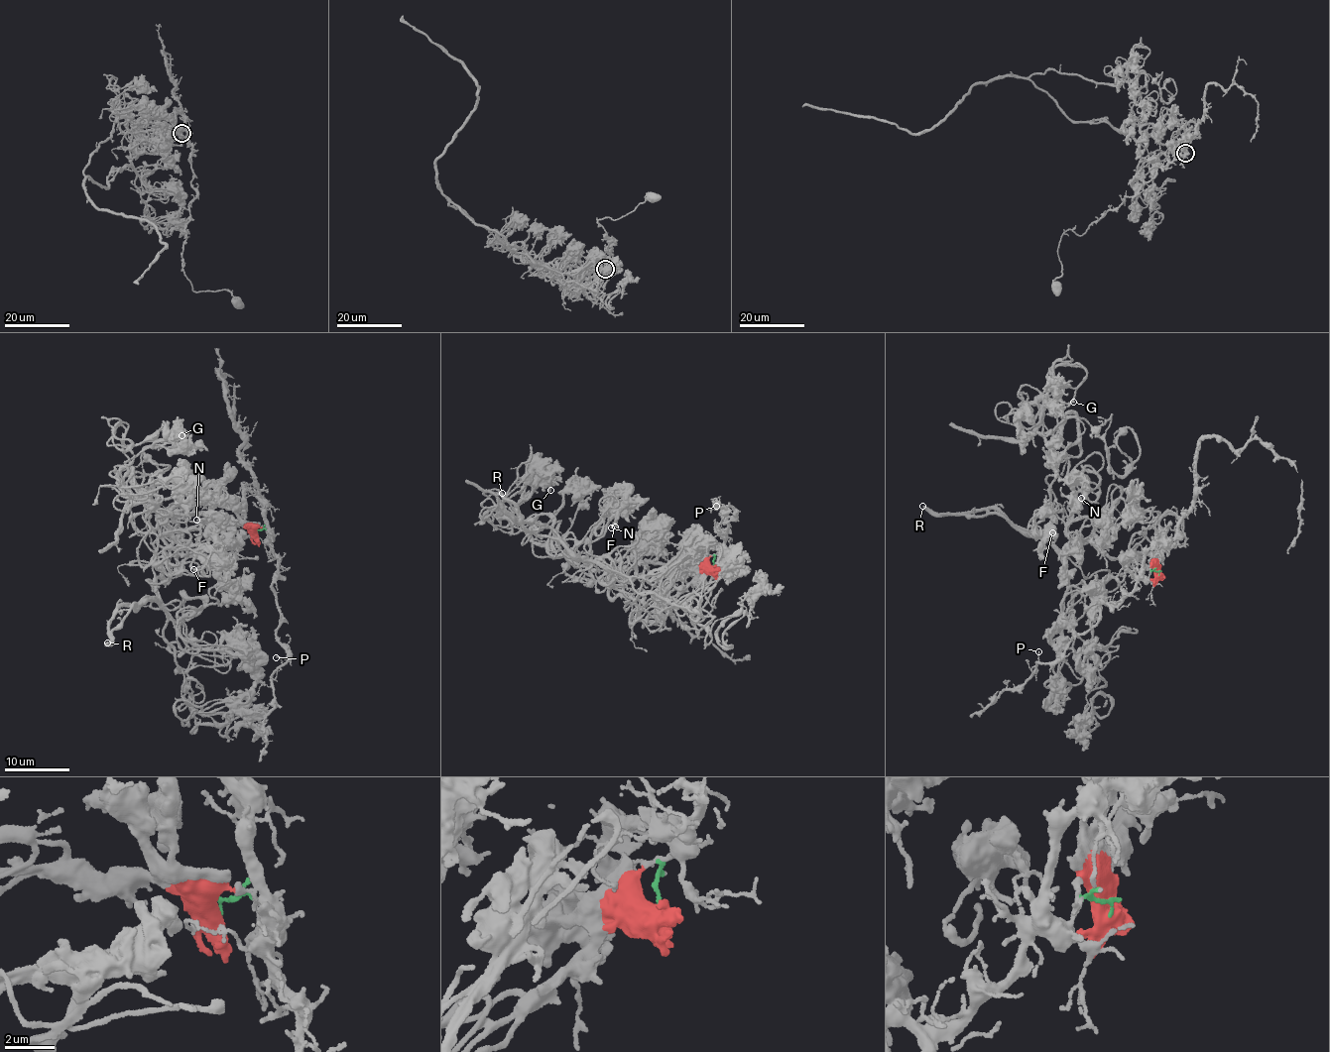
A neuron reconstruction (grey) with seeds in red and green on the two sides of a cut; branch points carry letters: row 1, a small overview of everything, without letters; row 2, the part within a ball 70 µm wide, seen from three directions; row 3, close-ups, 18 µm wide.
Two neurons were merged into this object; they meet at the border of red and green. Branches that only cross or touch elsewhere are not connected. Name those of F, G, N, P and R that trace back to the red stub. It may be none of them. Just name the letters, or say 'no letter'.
F, G, N, R

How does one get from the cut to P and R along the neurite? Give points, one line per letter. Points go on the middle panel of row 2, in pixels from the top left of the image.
P: (715, 568), (714, 557), (725, 538), (715, 529), (723, 534), (729, 523), (724, 522), (733, 513), (716, 505)
R: (715, 568), (632, 611), (632, 624), (637, 606), (608, 570), (555, 538), (538, 537), (501, 493)

